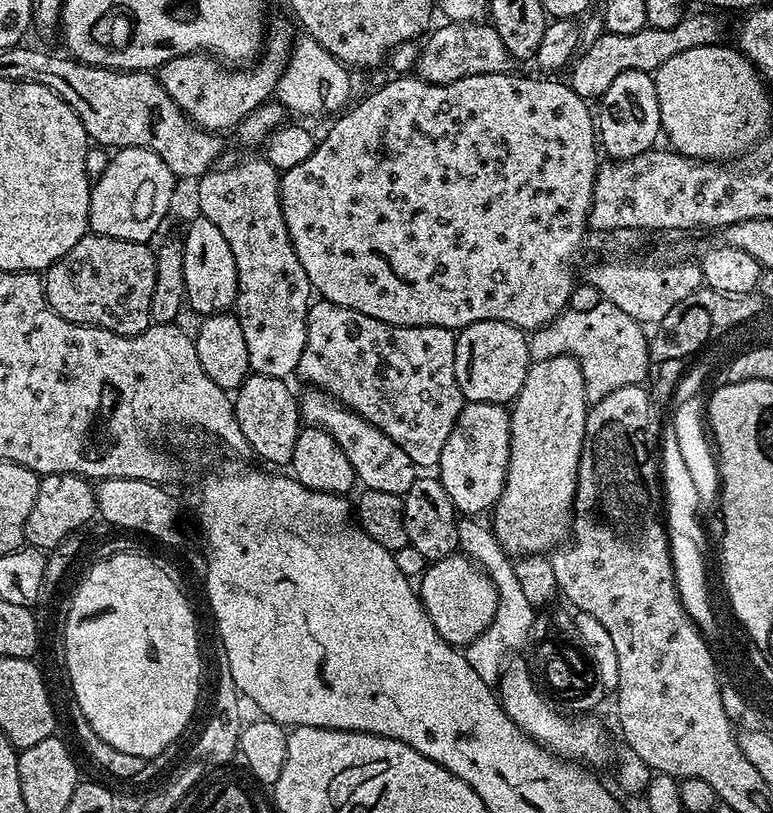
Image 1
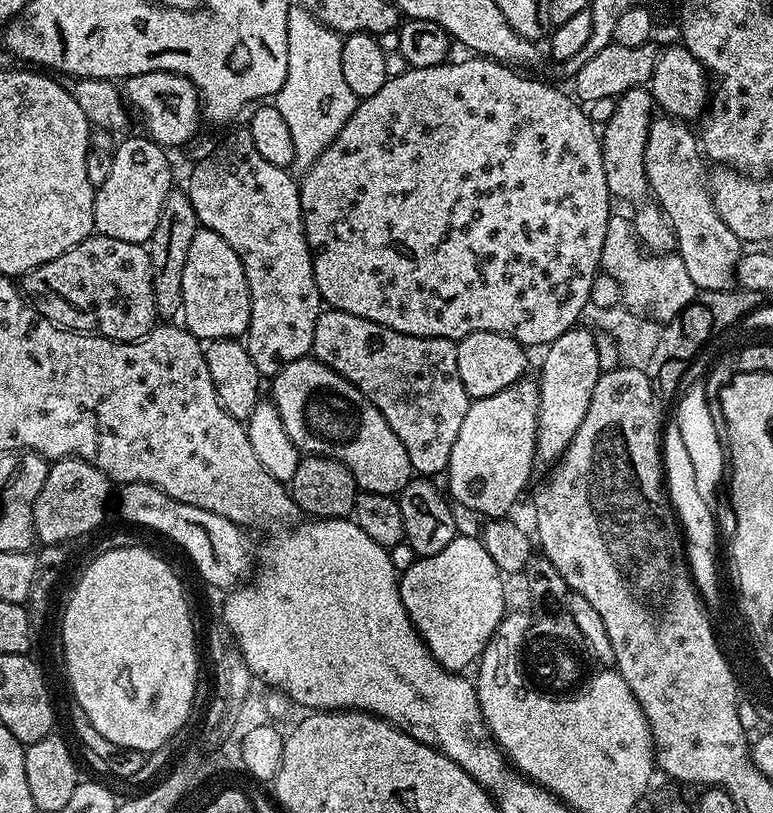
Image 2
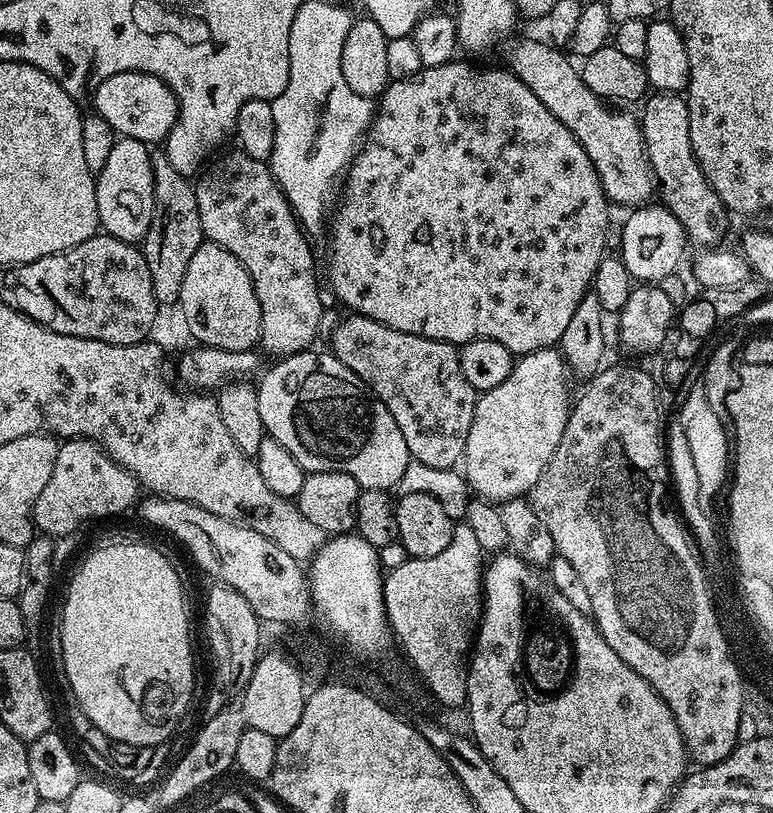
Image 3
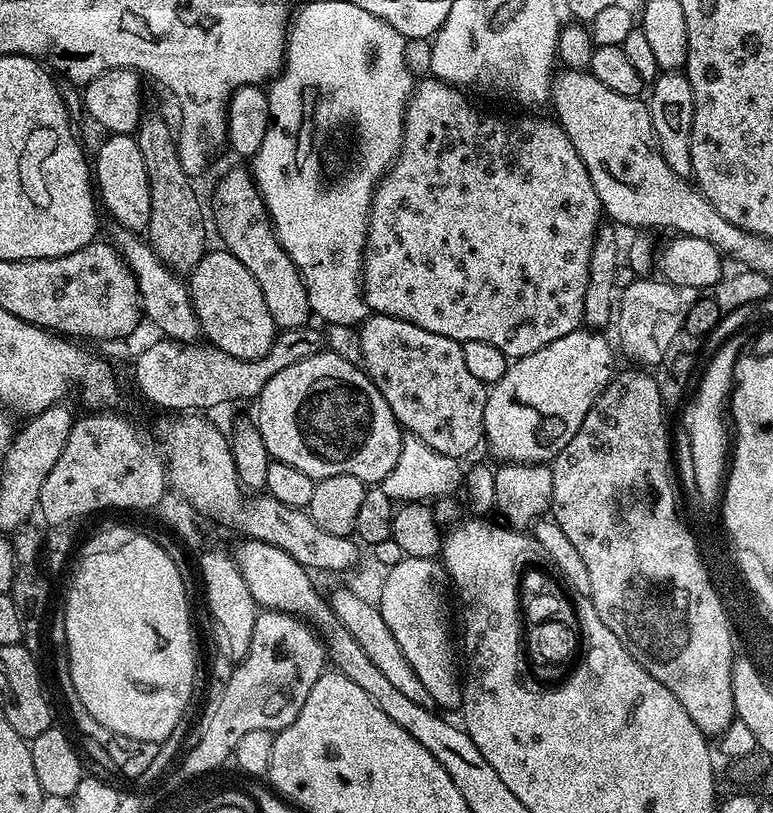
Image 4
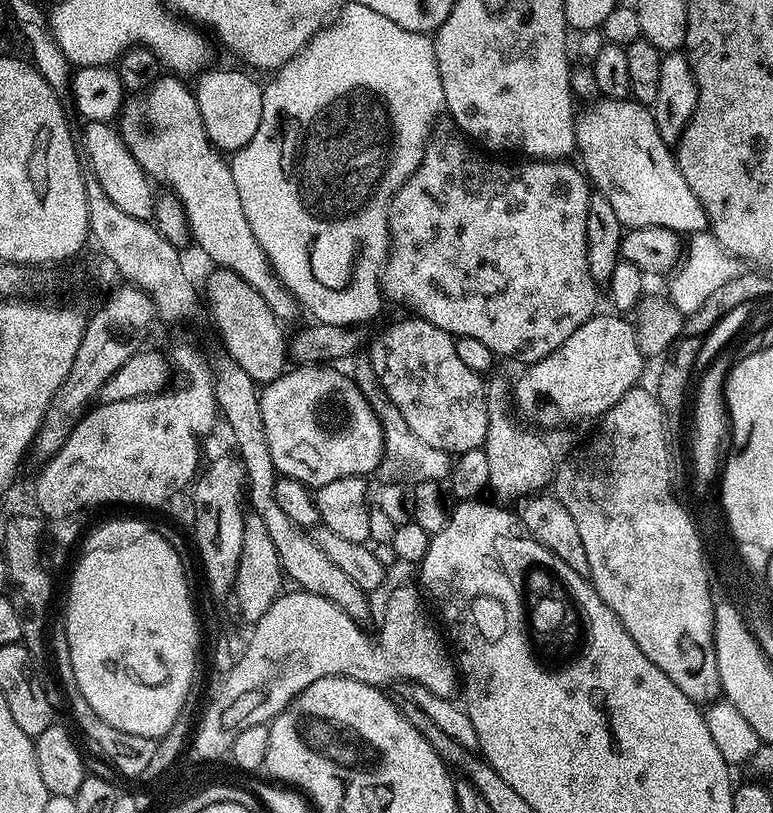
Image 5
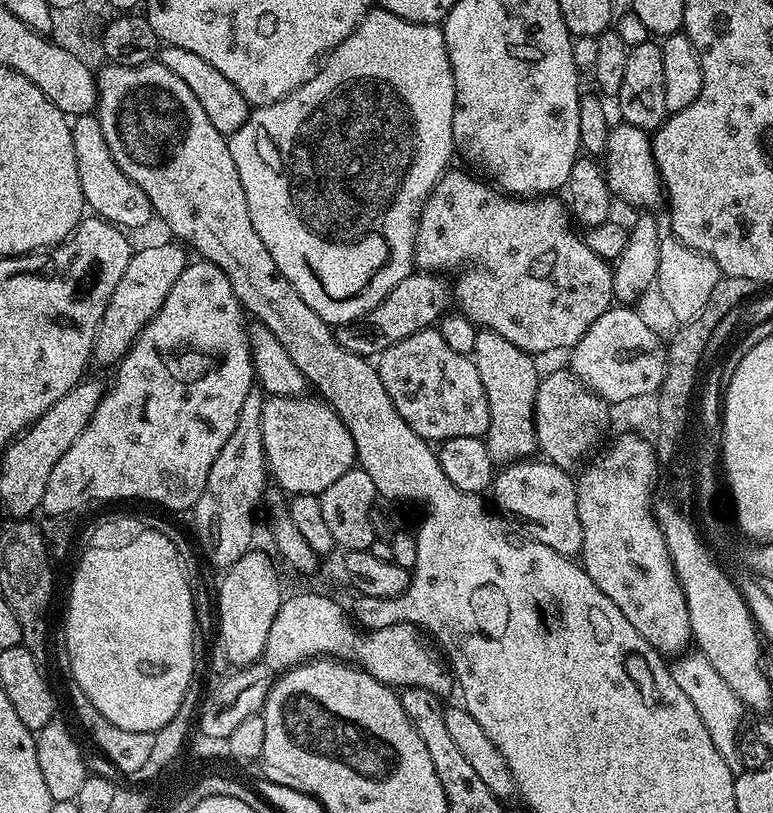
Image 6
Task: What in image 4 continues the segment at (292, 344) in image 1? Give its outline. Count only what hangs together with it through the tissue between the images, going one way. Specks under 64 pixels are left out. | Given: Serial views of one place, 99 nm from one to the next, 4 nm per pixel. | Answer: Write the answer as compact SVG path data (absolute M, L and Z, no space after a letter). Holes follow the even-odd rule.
M245 167L228 171L221 178L214 198L218 201L216 228L220 231L221 242L224 243L221 245L227 252L234 254L234 258L238 258L238 262L242 262L242 266L246 266L246 270L250 270L250 274L254 274L254 278L258 282L258 290L262 290L262 298L266 298L266 310L270 310L270 318L274 318L277 329L305 327L311 321L308 319L313 319L314 313L310 306L310 298L306 294L304 279L294 266L290 254L286 254L286 250L282 250L282 246L278 242L276 230L272 227L272 221L268 216L268 208L257 189L256 181L251 176L251 171Z

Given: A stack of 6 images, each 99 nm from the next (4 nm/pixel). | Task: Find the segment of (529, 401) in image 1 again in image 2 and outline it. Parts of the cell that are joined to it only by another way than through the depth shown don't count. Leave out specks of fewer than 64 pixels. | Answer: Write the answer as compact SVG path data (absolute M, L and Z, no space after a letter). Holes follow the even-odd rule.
M583 326L566 330L566 334L547 345L544 354L538 375L540 401L536 407L536 460L552 466L568 449L578 426L582 426L582 418L586 418L586 410L590 410L590 398L594 398L594 386L598 386L602 369L598 340Z

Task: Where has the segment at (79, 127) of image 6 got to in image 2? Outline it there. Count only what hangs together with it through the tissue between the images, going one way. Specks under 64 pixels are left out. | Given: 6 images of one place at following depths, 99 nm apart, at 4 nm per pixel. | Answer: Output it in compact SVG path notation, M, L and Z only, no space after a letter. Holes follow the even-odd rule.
M139 135L117 146L108 177L95 189L94 229L106 238L118 238L118 242L147 245L174 185L172 168L168 165L169 153L147 135Z

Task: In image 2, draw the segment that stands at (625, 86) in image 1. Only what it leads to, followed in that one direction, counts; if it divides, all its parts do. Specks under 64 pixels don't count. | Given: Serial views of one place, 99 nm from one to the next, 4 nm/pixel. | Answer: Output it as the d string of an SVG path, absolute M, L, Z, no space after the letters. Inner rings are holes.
M643 87L624 92L617 97L615 104L614 113L609 116L600 132L600 149L609 195L630 204L633 209L630 214L633 233L647 251L654 254L669 253L675 247L675 236L645 178L646 138L652 121L650 112L654 109L654 101L651 93Z

